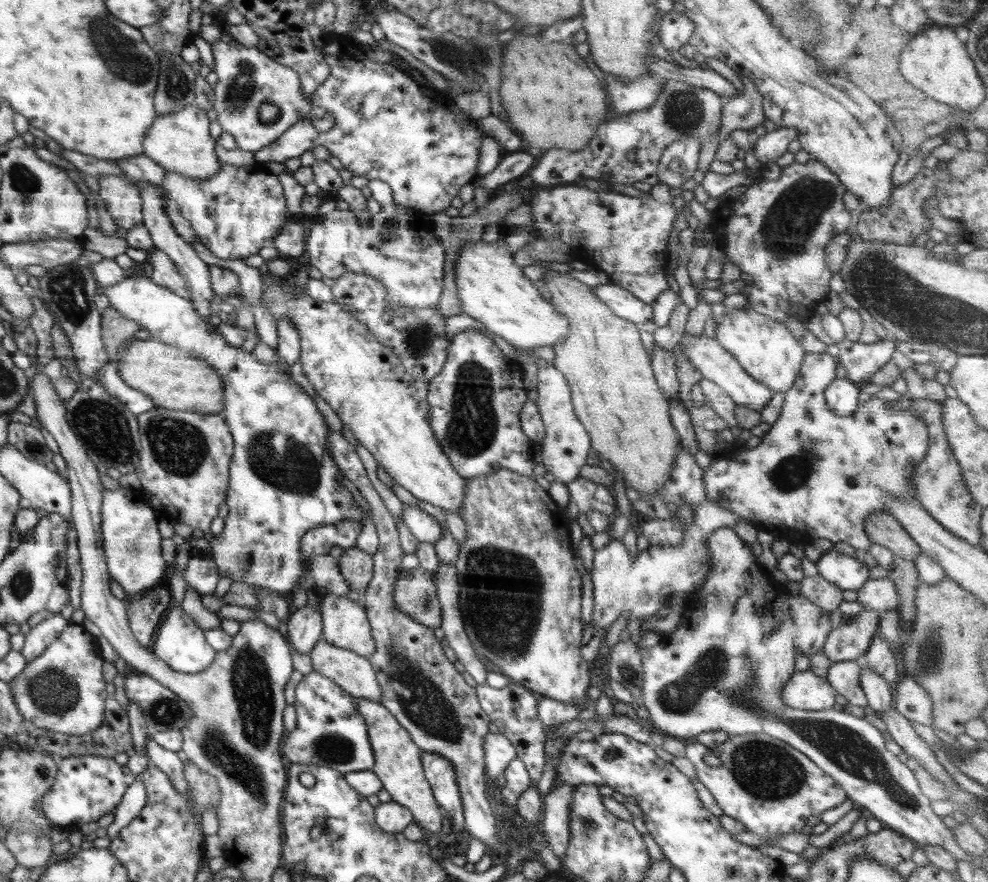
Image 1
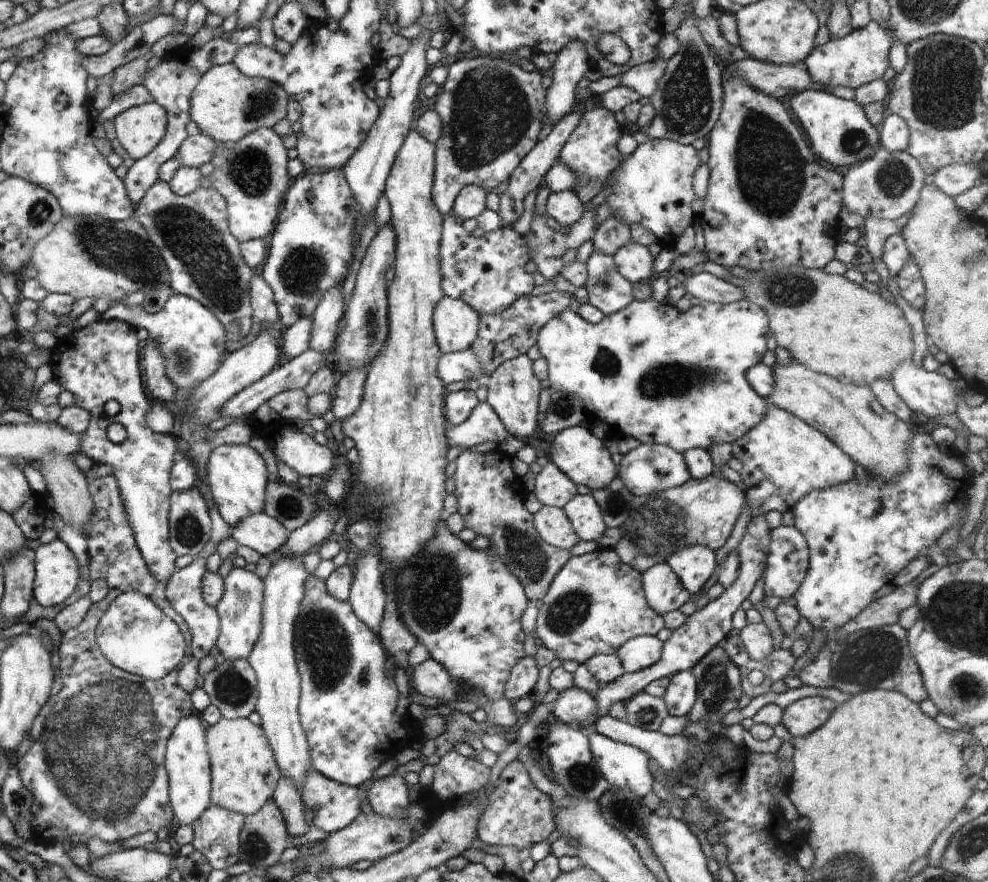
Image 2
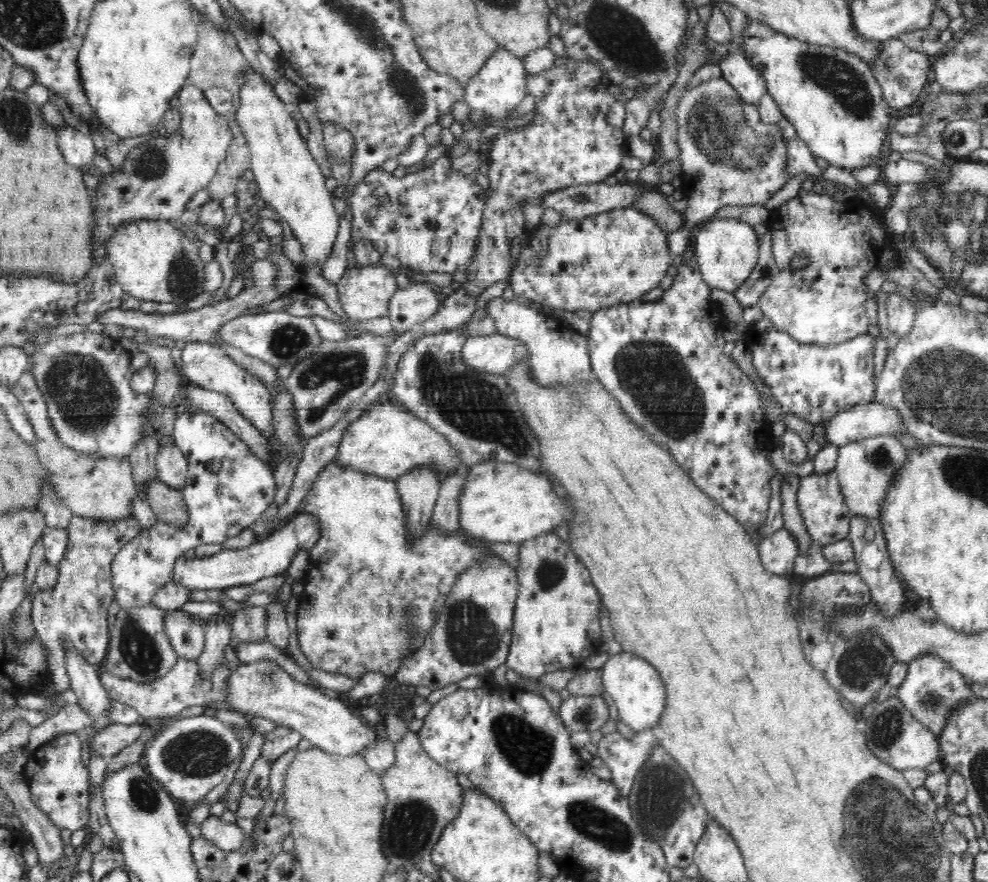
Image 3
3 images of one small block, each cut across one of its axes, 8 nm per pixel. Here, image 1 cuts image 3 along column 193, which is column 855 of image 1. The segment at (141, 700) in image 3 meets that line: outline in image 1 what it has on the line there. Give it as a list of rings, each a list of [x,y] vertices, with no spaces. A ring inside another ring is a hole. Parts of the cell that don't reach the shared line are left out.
[[[860,660],[832,663],[827,682],[848,701],[849,705],[866,709],[867,699],[860,685],[862,664]]]

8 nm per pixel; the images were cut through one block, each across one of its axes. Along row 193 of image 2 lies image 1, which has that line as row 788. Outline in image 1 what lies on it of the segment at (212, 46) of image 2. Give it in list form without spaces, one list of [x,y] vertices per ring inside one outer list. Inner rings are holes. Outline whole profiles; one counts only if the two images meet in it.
[[[135,777],[114,812],[114,822],[106,828],[110,840],[118,837],[120,830],[126,829],[139,817],[147,806],[147,800],[147,787],[140,777]]]

